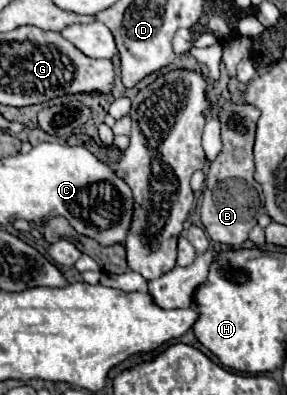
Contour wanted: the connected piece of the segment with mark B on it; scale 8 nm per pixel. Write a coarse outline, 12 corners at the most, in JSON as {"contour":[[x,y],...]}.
{"contour":[[218,110],[222,152],[202,192],[202,224],[232,248],[264,212],[252,146],[260,110]]}

